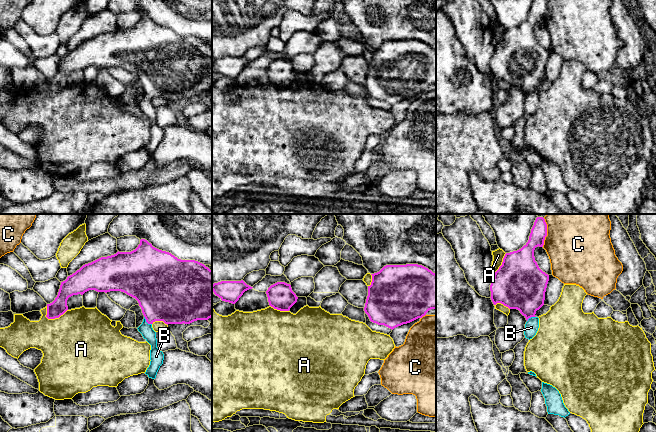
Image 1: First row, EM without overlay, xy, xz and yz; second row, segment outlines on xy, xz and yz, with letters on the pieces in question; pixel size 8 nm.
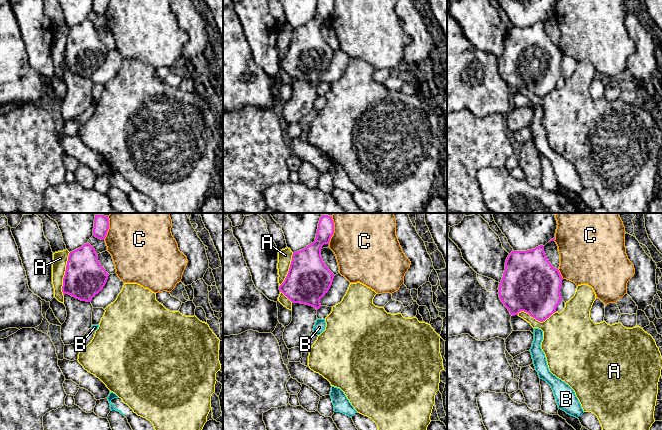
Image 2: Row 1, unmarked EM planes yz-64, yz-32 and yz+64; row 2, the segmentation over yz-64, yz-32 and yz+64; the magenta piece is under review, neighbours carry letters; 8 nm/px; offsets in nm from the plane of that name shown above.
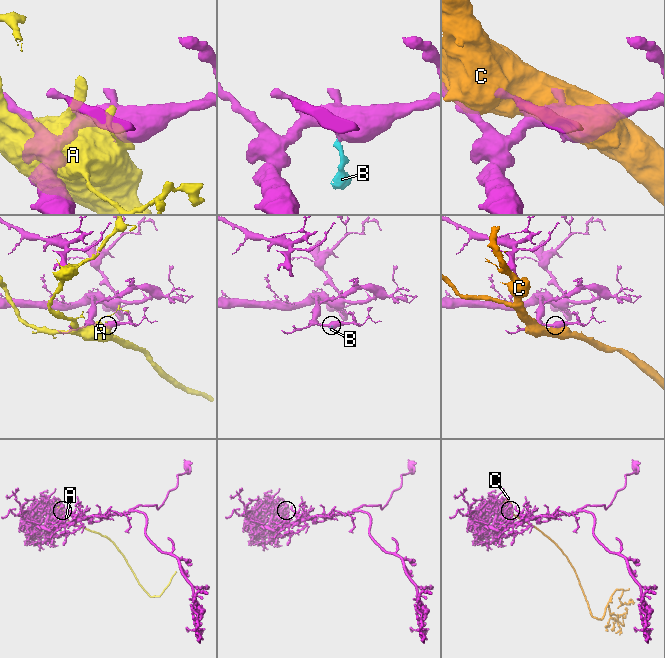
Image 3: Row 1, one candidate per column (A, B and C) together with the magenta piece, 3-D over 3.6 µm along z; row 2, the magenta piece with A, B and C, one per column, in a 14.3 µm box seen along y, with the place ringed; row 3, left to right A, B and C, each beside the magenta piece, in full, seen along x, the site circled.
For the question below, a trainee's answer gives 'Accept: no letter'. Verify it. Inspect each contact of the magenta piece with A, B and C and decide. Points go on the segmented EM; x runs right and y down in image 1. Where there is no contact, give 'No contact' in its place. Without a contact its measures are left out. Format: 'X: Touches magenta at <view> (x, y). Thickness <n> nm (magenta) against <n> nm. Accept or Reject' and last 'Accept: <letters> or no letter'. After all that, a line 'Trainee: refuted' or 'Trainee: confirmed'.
A: Touches magenta at xy (56, 317). Thickness 140 nm (magenta) against 480 nm. Reject
B: Touches magenta at xy (146, 321). Thickness 420 nm (magenta) against 100 nm. Accept
C: Touches magenta at yz (546, 232). Thickness 140 nm (magenta) against 500 nm. Reject
Accept: B
Trainee: refuted

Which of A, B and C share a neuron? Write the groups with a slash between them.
A / B / C

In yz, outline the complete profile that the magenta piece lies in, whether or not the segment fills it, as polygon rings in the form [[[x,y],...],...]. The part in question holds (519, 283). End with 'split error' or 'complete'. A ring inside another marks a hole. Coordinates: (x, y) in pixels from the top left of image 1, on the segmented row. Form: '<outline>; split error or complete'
[[[537,217],[528,242],[519,250],[506,253],[490,285],[494,305],[501,303],[517,309],[526,318],[524,335],[532,339],[539,328],[536,311],[544,305],[549,275],[543,272],[534,257],[536,247],[543,247],[547,224]]]; split error

